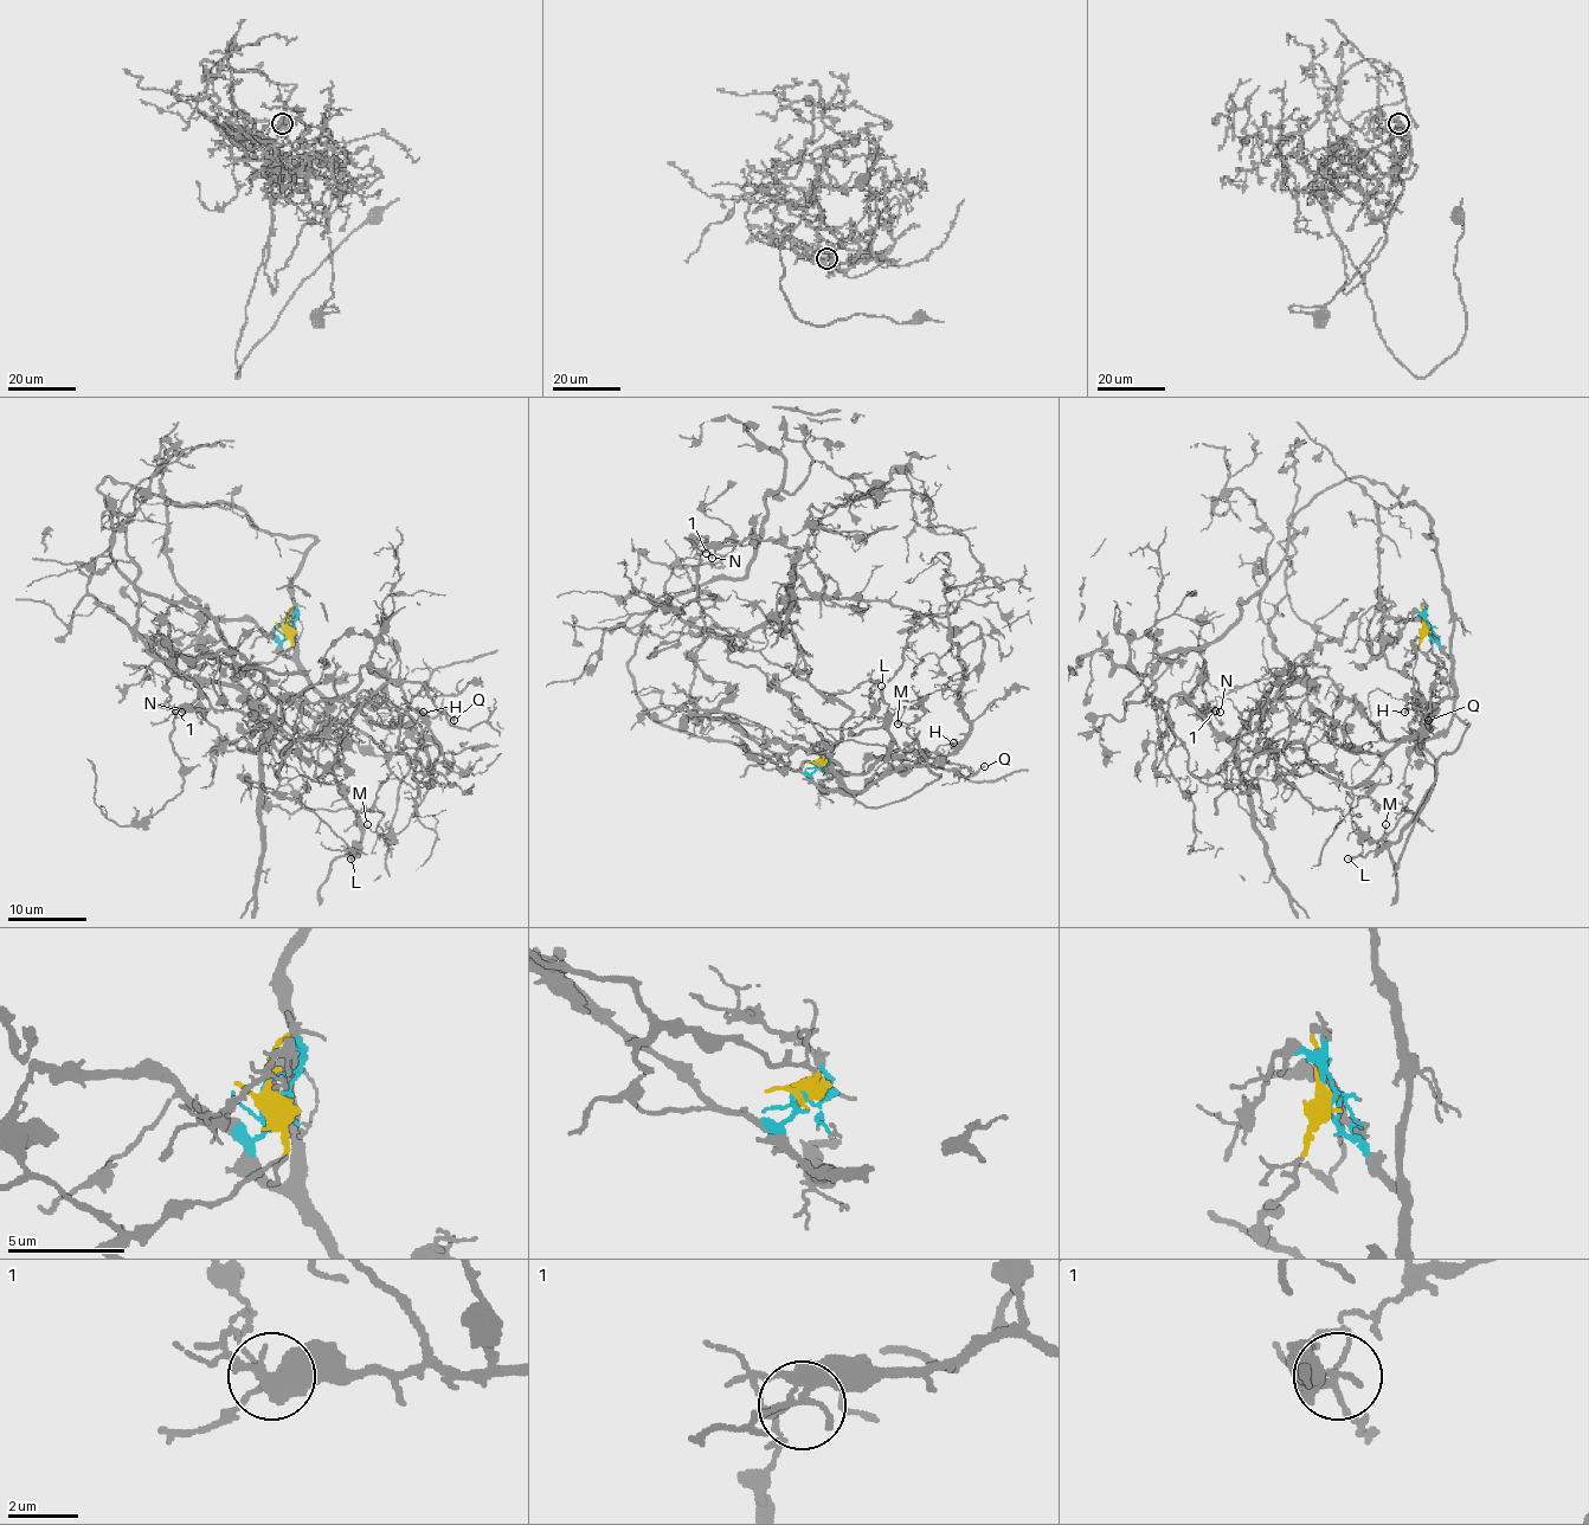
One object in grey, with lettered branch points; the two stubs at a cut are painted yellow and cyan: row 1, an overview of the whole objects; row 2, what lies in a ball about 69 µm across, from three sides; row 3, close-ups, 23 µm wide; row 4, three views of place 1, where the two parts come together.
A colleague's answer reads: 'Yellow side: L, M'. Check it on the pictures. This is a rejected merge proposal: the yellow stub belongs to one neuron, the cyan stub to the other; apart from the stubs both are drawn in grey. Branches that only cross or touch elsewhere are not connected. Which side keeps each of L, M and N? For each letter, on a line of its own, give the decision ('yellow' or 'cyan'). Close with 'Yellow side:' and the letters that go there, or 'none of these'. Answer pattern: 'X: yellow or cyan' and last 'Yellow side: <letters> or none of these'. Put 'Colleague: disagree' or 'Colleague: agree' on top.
Colleague: agree
L: yellow
M: yellow
N: cyan
Yellow side: L, M

